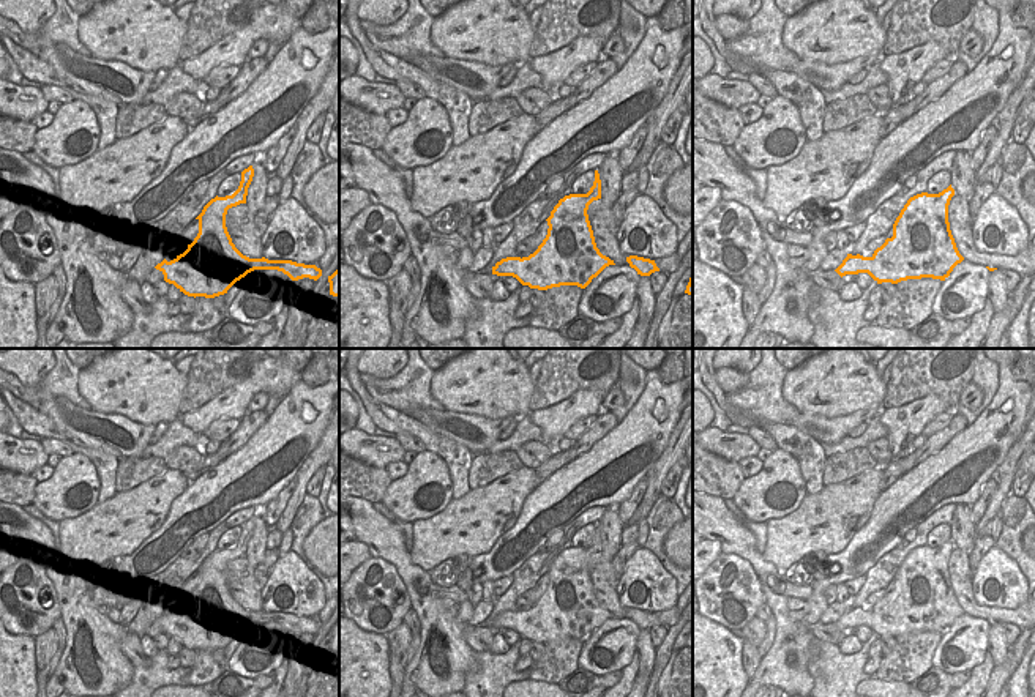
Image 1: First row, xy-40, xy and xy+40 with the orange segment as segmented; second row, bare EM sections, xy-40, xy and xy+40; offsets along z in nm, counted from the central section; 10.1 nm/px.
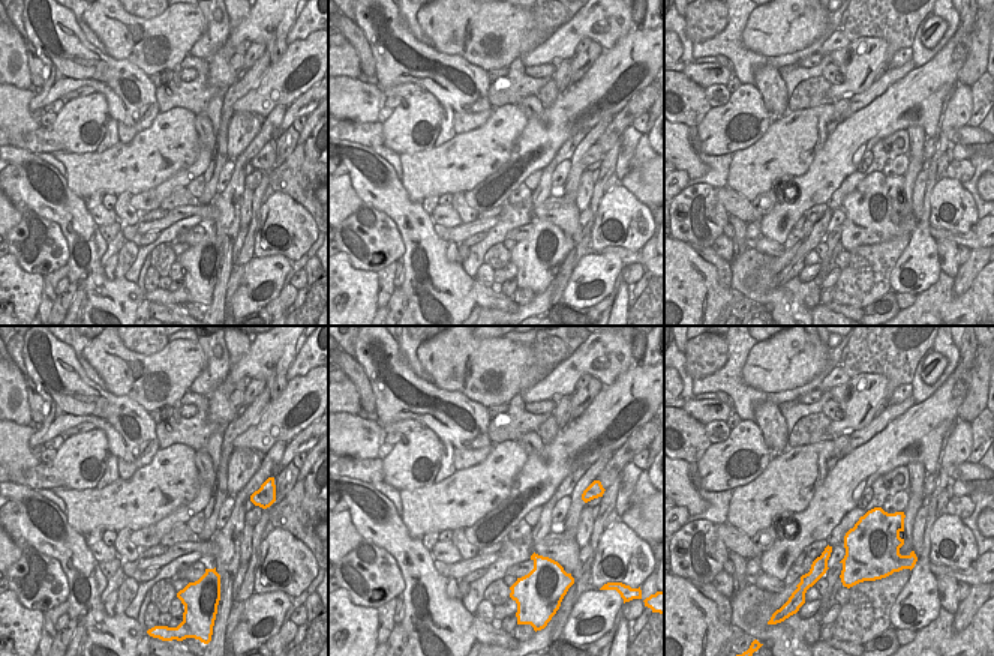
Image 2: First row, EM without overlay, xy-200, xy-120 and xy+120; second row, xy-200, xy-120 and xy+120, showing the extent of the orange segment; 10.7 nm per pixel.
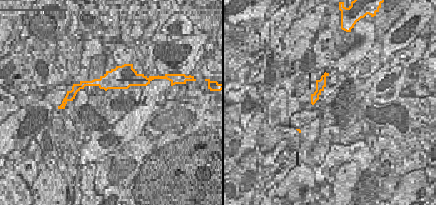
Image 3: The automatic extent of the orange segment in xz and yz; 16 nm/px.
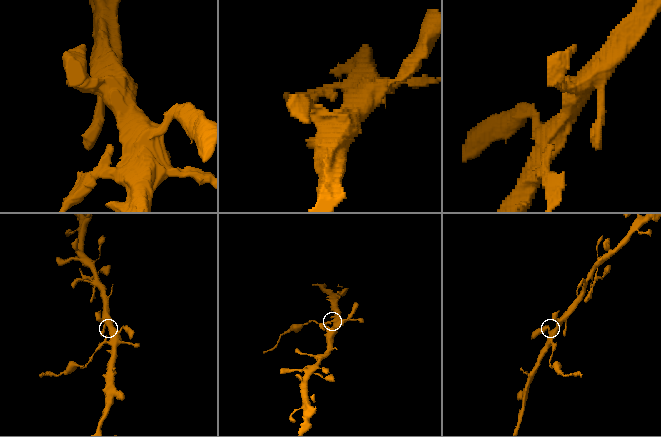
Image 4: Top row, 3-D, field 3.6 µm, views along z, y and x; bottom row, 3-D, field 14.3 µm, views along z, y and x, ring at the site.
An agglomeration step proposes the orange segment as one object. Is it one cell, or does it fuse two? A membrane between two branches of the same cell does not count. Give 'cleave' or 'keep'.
cleave

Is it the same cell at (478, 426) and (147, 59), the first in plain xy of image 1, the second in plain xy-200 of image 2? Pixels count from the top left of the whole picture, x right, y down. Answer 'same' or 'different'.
different

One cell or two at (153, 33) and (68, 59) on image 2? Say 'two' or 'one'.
two

